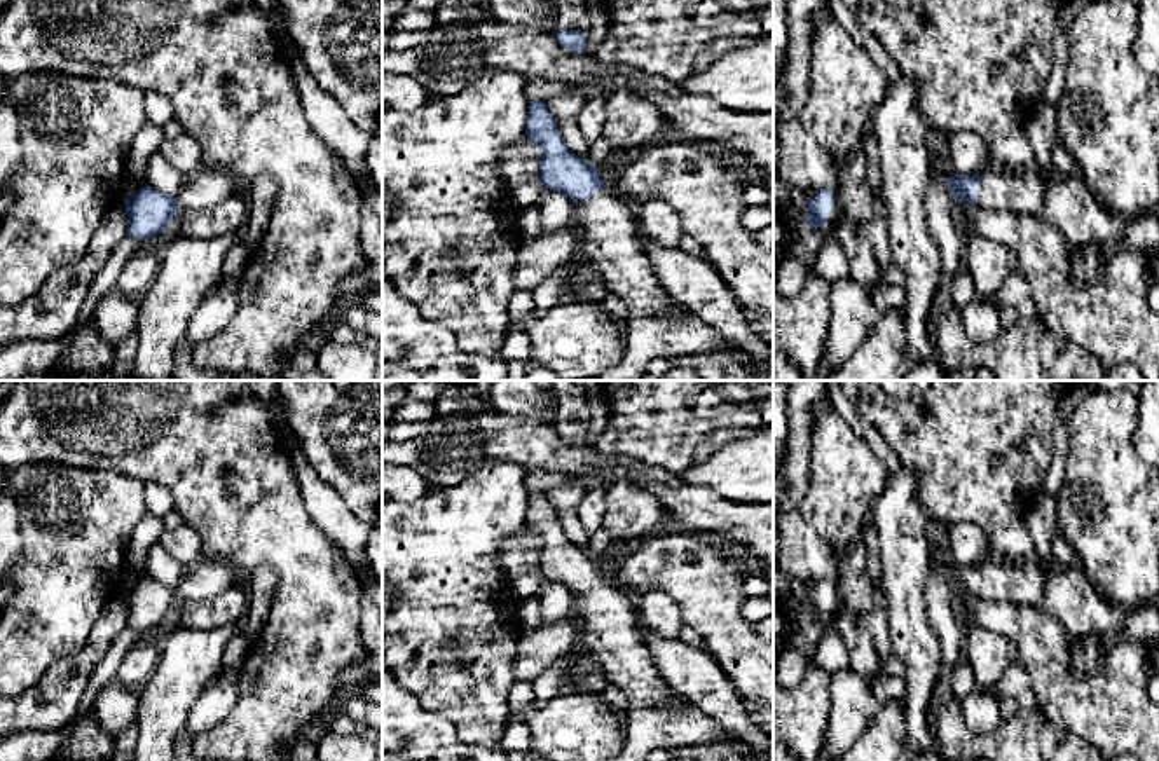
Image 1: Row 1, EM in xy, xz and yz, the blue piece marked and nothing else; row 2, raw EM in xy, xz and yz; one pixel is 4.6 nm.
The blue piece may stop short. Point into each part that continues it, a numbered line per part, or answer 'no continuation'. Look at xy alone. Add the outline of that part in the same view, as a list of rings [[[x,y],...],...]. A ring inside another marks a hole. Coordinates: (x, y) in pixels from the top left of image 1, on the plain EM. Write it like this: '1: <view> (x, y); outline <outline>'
1: xy (205, 580); outline [[[201,560],[183,569],[178,597],[180,600],[202,602],[239,585],[244,585],[244,576],[230,566],[215,560]]]

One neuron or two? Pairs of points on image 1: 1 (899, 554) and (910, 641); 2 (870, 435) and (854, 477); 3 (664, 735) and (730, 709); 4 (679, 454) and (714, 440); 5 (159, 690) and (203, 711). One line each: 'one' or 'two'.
1: one
2: two
3: two
4: two
5: two

